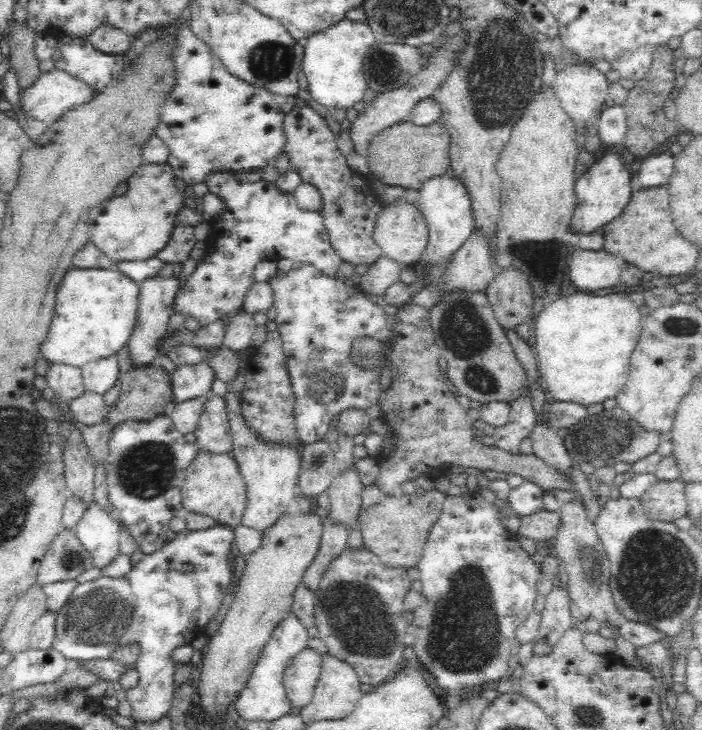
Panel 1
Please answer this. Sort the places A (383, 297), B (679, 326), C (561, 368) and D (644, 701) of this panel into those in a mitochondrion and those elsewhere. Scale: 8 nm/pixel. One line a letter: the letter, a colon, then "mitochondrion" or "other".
A: other
B: mitochondrion
C: other
D: other

